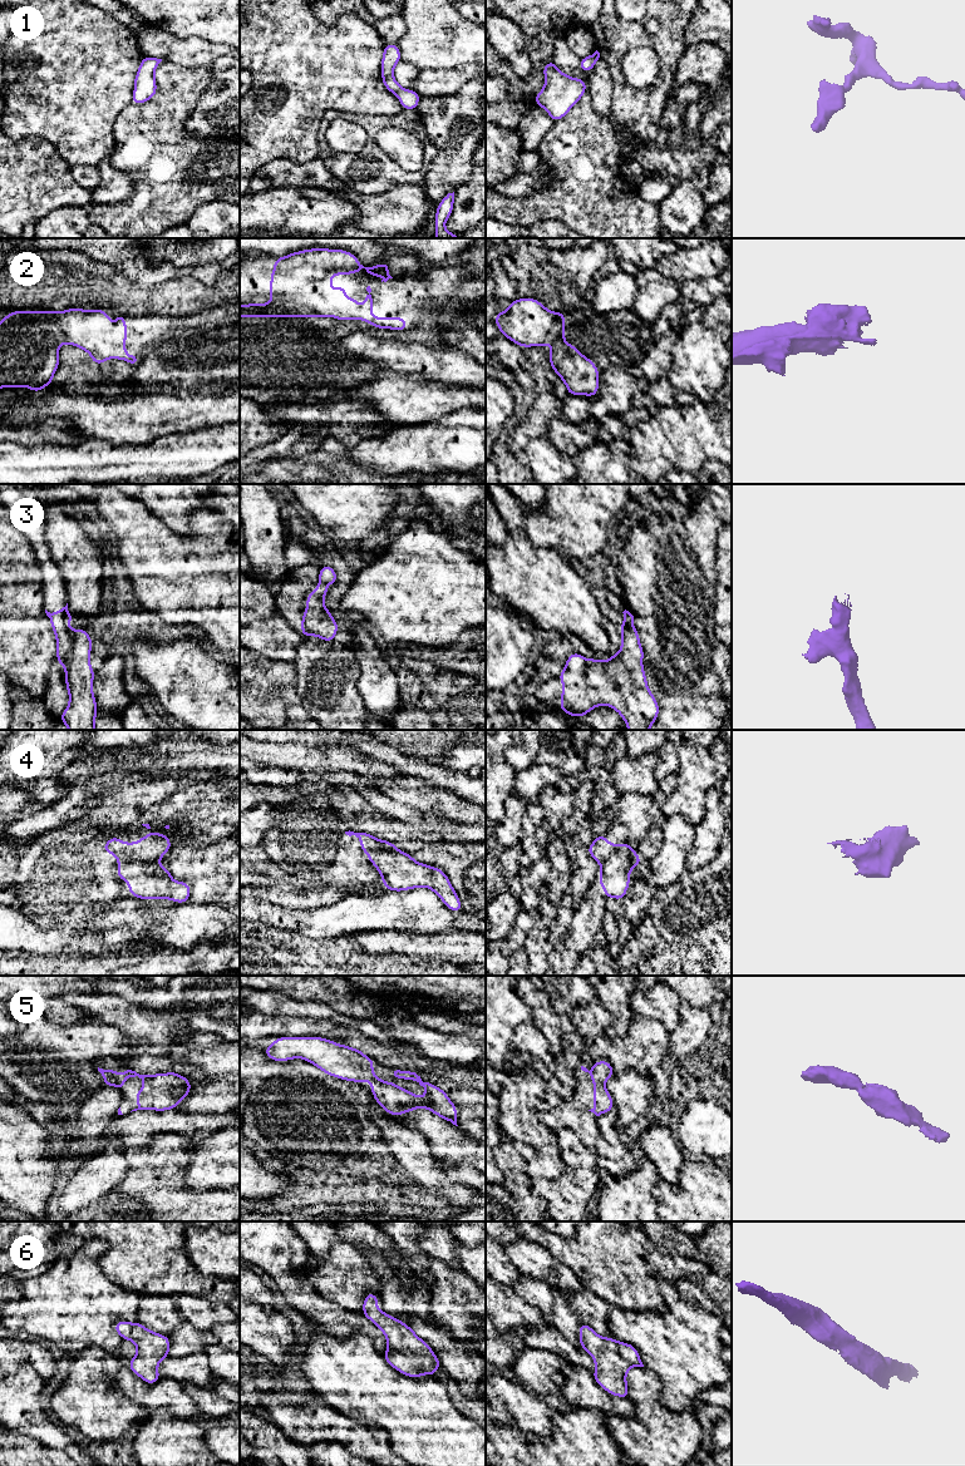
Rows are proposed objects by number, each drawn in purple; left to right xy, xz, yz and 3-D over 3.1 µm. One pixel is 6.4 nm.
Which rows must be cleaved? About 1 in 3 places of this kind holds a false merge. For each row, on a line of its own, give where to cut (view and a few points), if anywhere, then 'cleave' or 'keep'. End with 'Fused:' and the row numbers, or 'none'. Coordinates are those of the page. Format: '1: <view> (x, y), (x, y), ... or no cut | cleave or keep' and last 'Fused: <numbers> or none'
1: no cut | keep
2: xz (277, 300), (301, 304), (323, 315) | cleave
3: no cut | keep
4: xy (158, 858), (152, 860), (122, 860), (119, 863) | cleave
5: no cut | keep
6: no cut | keep
Fused: 2, 4

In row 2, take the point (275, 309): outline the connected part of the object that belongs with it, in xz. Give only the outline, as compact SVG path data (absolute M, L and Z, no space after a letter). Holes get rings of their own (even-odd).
M289 301L240 305L240 317L323 317L323 315Z

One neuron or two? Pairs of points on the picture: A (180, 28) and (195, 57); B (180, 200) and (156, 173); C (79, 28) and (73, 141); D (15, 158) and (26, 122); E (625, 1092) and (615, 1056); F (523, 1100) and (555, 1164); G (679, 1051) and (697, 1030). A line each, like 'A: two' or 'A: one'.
A: two
B: one
C: one
D: two
E: two
F: one
G: one

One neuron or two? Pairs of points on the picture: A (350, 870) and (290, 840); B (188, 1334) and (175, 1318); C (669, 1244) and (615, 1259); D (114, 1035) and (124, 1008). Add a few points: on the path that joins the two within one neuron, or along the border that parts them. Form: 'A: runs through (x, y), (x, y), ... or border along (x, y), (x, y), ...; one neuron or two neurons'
A: runs through (335, 858), (315, 852), (305, 842); one neuron
B: border along (185, 1321), (168, 1336); two neurons
C: border along (645, 1234), (660, 1252), (673, 1258); two neurons
D: border along (94, 1020), (117, 1027), (132, 1042), (141, 1045); two neurons

